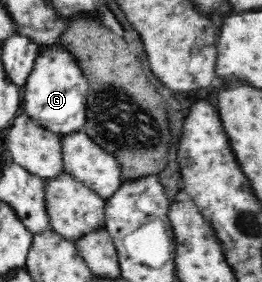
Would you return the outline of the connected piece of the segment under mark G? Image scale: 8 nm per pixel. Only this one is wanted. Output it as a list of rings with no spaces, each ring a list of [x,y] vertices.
[[[57,42],[41,50],[35,59],[33,70],[22,90],[21,111],[44,129],[63,137],[85,131],[88,87],[82,68],[71,53]]]

